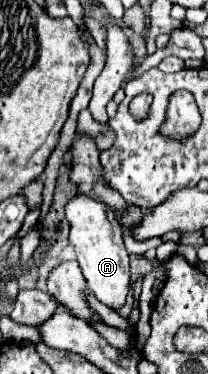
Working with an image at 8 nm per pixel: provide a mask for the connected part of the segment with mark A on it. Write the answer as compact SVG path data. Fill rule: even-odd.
M76 194L66 204L66 218L70 222L68 240L76 248L78 264L88 282L88 288L108 308L114 308L114 310L120 308L126 302L130 272L128 272L128 252L122 240L122 226L114 210L108 204L98 202L90 196Z

